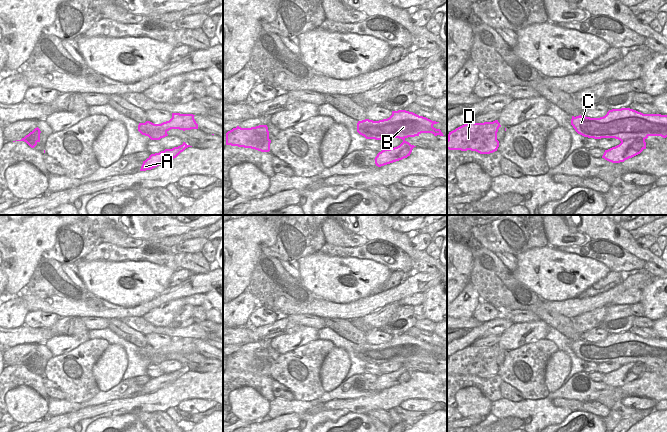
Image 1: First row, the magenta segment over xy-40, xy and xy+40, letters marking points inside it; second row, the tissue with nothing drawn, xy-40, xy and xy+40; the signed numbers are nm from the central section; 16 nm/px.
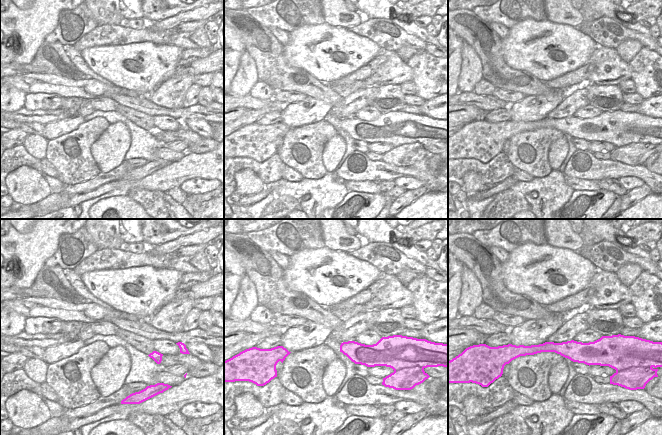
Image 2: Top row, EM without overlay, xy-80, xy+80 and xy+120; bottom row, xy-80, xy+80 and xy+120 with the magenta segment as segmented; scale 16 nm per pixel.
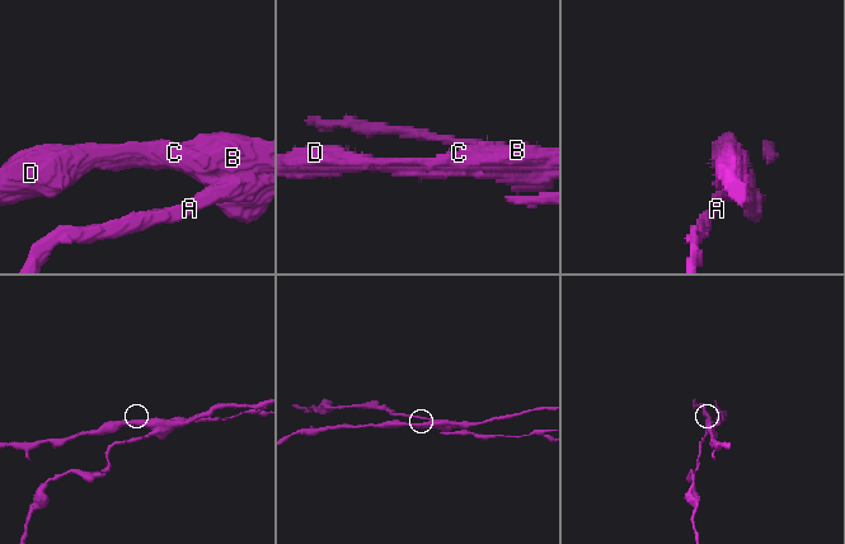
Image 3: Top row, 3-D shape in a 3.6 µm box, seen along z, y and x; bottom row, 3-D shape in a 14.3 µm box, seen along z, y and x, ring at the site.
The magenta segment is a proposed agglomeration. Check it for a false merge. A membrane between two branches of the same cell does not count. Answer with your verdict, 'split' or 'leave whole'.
split

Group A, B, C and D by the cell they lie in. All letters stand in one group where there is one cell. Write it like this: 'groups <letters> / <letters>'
groups A / B C D

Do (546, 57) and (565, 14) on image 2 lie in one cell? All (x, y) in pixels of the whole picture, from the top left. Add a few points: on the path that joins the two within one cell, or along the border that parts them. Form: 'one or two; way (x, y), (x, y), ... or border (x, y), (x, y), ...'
two; border (548, 19), (553, 22), (569, 24), (575, 28)

